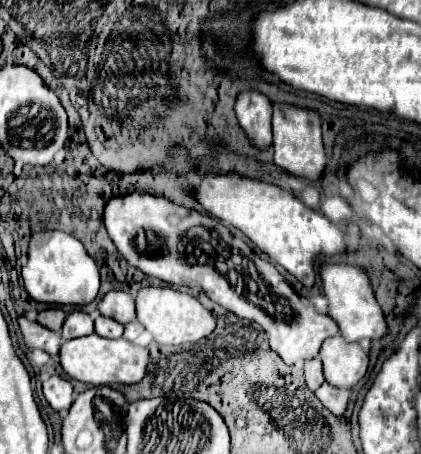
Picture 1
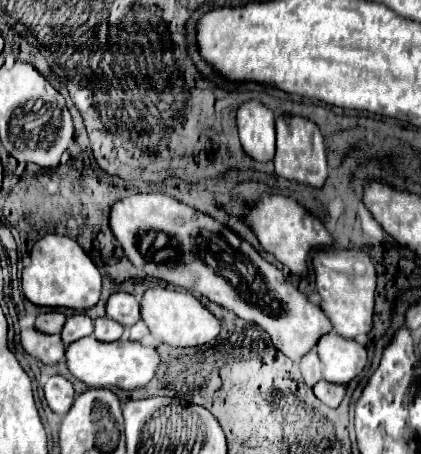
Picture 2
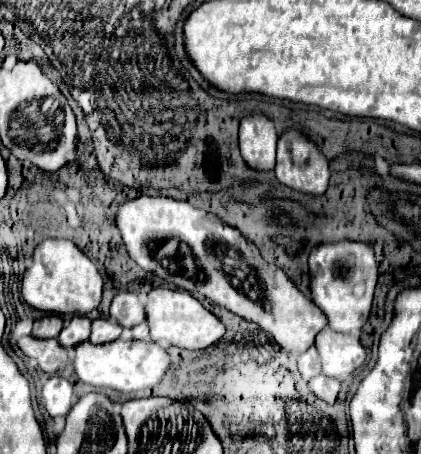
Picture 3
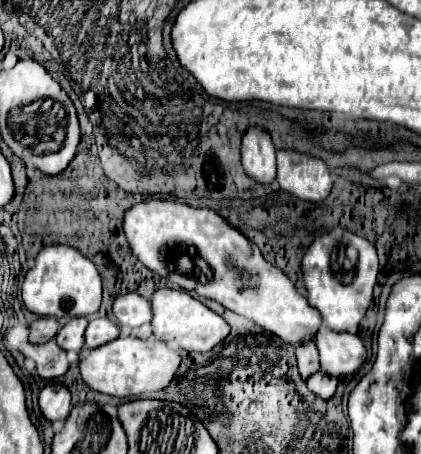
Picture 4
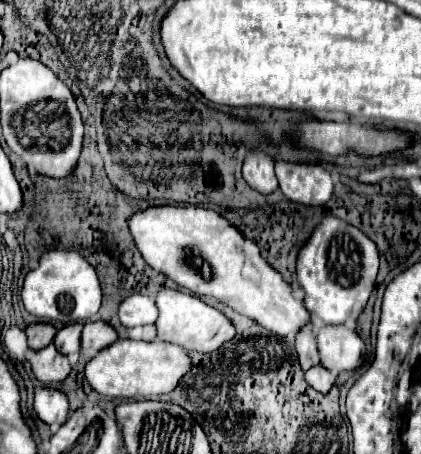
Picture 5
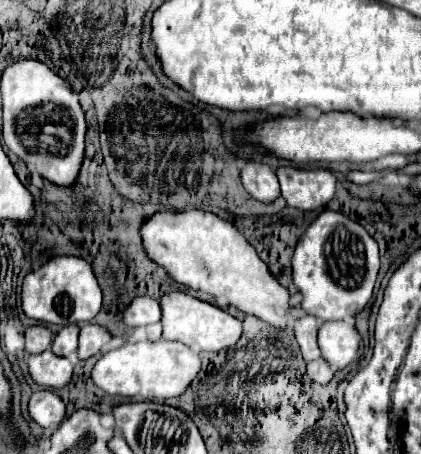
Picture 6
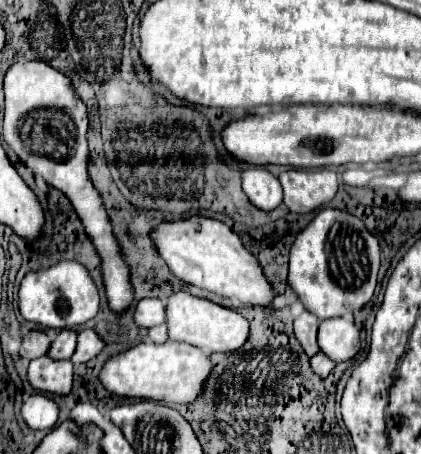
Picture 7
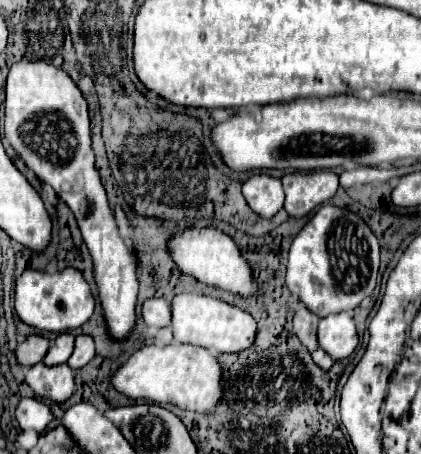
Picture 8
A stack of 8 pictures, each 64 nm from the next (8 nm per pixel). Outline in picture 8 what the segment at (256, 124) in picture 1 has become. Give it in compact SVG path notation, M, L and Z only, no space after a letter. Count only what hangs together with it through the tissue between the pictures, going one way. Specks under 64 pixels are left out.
M264 172L250 174L242 184L242 194L250 208L264 218L272 218L284 204L284 190L280 180Z

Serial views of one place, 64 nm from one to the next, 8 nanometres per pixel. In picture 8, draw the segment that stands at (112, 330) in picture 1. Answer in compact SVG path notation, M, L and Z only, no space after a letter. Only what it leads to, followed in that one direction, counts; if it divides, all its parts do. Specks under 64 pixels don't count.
M82 334L82 336L76 336L76 348L68 360L68 366L72 370L76 368L82 368L86 366L96 354L96 346L94 346L94 338L88 336L88 334Z

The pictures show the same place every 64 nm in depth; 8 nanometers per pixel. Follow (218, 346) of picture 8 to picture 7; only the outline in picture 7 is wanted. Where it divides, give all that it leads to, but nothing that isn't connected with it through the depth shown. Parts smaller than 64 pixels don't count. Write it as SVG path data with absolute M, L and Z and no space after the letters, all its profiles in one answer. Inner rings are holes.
M182 290L168 298L166 324L170 340L204 348L204 352L232 352L238 350L248 338L248 320L244 316ZM144 298L136 304L132 318L142 328L162 324L164 322L164 302L158 298Z

